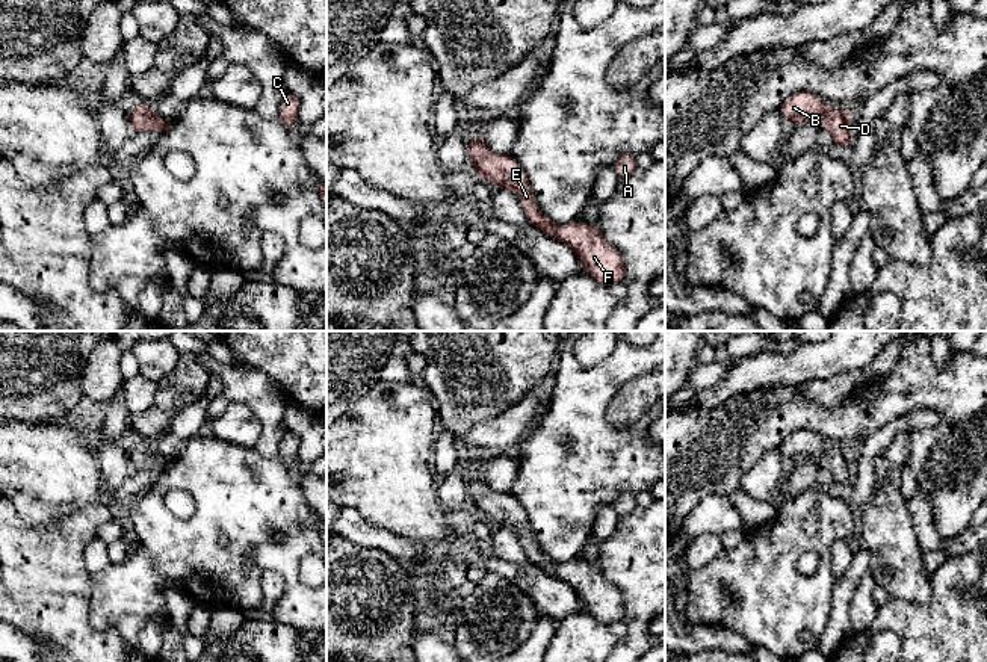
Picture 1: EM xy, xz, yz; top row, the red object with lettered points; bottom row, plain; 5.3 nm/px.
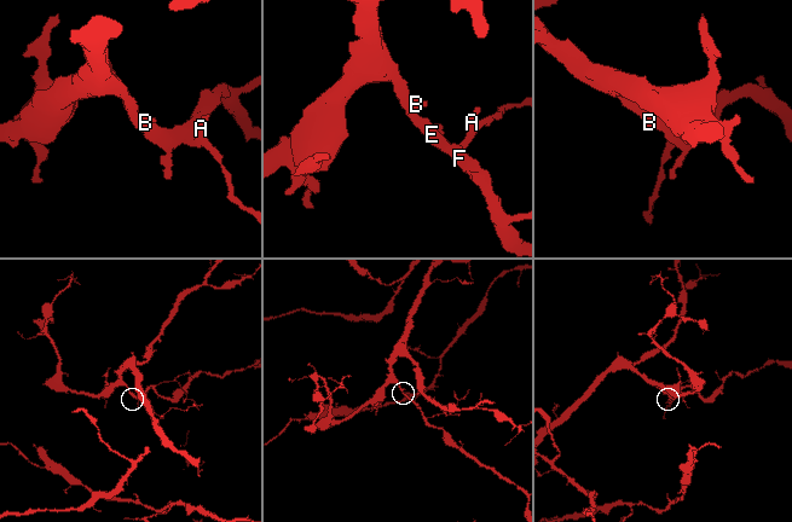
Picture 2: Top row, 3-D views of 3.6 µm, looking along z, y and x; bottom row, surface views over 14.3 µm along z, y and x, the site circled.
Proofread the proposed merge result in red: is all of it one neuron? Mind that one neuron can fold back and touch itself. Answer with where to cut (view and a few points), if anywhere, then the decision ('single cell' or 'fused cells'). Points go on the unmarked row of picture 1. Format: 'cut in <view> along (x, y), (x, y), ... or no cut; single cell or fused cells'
no cut; single cell

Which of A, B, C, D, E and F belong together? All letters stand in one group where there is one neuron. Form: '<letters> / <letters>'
A B C D E F

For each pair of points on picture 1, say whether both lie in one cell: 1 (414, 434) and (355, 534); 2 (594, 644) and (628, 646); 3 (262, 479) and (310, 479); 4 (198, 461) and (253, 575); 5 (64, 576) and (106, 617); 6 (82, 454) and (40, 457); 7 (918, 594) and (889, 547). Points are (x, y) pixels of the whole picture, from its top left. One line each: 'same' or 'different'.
1: different
2: different
3: different
4: same
5: different
6: same
7: same

